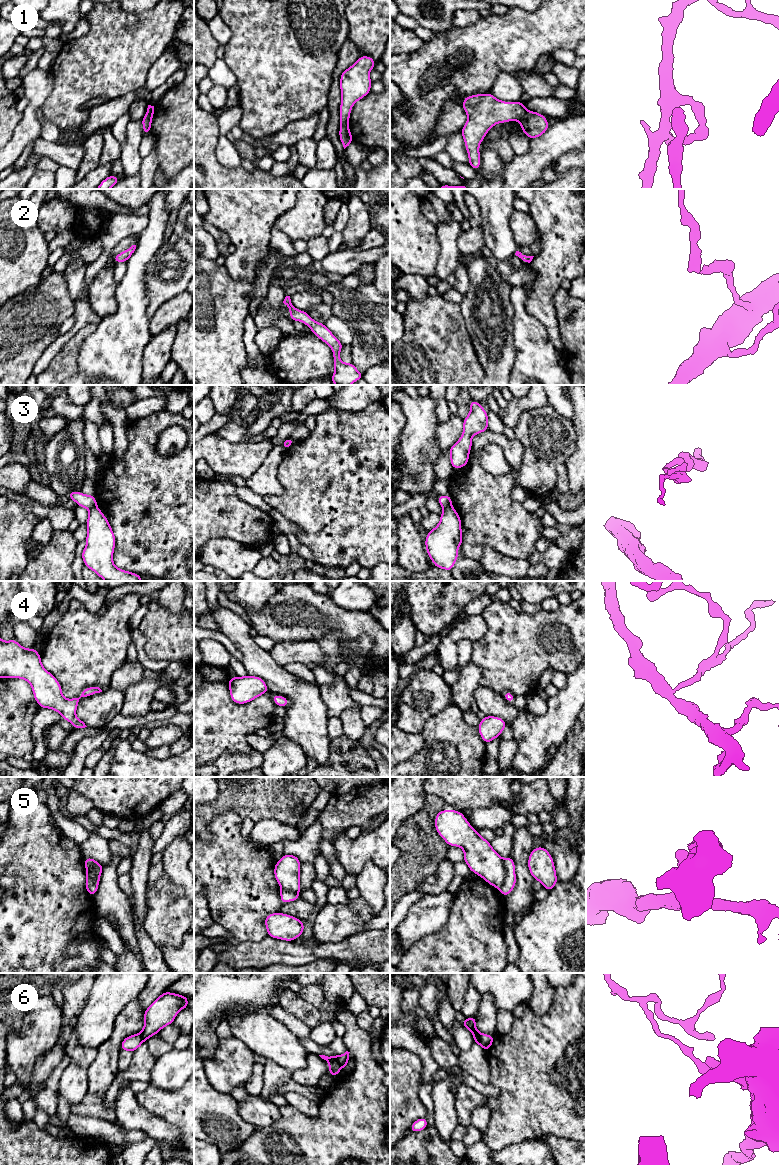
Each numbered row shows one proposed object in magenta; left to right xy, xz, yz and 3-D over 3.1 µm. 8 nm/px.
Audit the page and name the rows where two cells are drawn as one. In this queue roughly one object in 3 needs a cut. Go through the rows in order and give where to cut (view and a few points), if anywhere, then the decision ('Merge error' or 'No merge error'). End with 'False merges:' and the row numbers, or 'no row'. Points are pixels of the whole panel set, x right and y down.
1: Split along yz (526, 110), (526, 113), (519, 120). Merge error
2: No split. No merge error
3: Split along xy (96, 505), (89, 509). Merge error
4: No split. No merge error
5: Split along yz (503, 859), (505, 877), (499, 888). Merge error
6: Split along xz (336, 1056), (336, 1059), (343, 1066). Merge error
False merges: 1, 3, 5, 6

